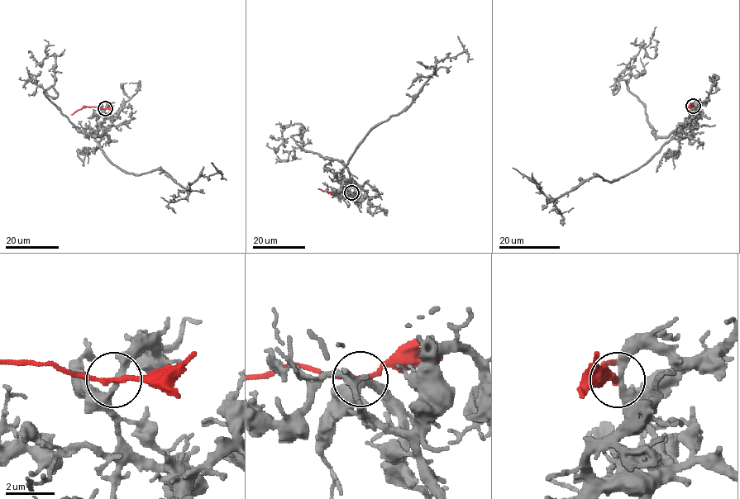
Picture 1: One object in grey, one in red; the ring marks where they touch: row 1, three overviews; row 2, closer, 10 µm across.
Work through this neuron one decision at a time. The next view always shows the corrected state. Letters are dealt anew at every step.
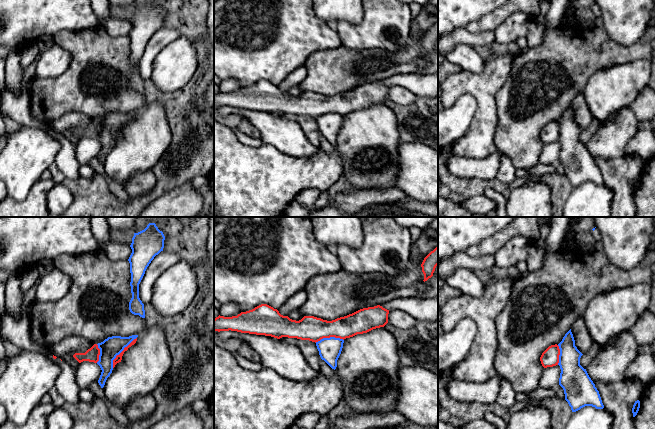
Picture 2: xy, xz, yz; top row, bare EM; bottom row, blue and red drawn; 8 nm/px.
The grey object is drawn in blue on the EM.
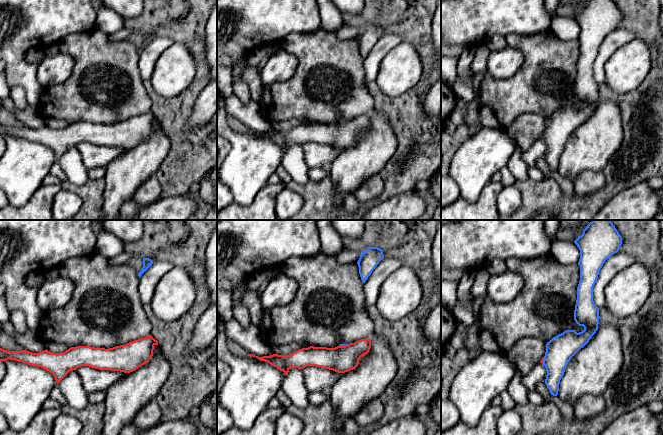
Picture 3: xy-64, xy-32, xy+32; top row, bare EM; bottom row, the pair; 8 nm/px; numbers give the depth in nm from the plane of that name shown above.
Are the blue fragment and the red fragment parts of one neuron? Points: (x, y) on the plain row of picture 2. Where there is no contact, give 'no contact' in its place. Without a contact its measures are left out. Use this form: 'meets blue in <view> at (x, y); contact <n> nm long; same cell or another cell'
meets blue in xy at (120, 128); contact 320 nm long; another cell

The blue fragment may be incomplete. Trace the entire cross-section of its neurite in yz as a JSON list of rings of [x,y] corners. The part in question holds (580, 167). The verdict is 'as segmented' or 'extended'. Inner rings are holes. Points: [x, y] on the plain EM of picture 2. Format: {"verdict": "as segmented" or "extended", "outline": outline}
{"verdict": "as segmented", "outline": [[[571,105],[565,110],[558,122],[560,125],[558,141],[561,145],[559,161],[564,166],[565,176],[572,188],[585,182],[603,185],[604,181],[599,167],[586,145],[580,141],[580,134],[583,130],[575,122]]]}

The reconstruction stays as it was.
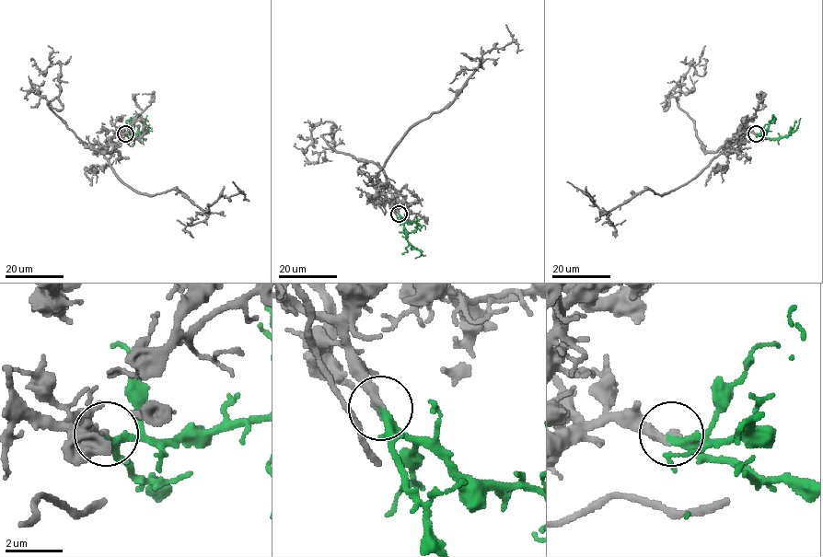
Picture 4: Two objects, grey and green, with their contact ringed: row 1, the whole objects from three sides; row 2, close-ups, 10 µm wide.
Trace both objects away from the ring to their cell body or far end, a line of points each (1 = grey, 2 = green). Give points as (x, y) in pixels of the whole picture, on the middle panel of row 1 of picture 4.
1: (399, 214), (377, 172), (412, 126), (454, 99), (480, 58), (514, 40), (506, 25)
2: (399, 214), (405, 237), (422, 253), (415, 258)

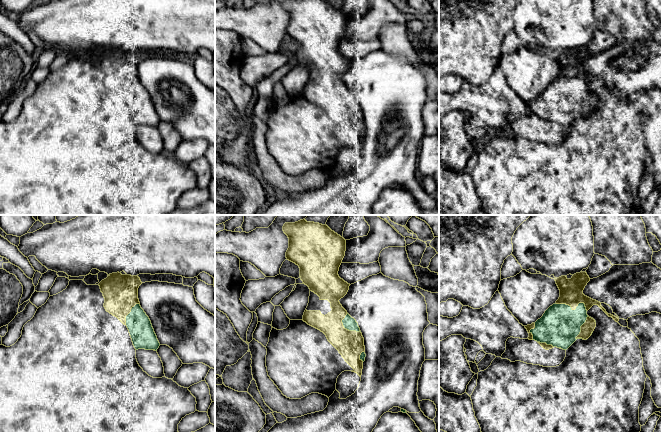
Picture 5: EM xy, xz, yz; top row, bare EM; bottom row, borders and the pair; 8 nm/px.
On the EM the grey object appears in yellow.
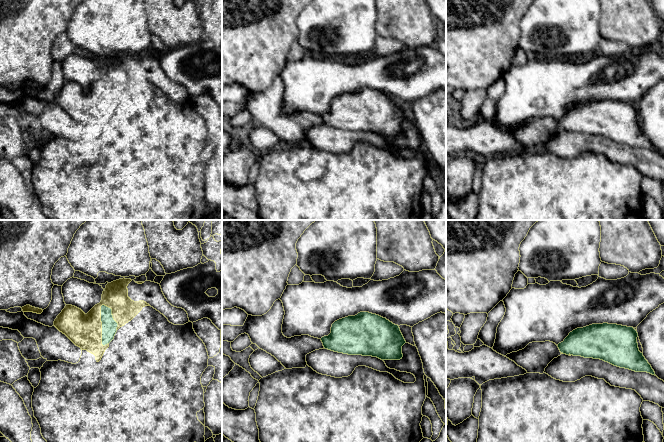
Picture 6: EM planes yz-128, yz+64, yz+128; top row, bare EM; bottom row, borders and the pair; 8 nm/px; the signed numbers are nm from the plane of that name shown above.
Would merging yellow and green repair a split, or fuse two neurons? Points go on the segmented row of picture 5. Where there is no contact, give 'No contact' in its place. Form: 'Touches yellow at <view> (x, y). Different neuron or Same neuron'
Touches yellow at yz (573, 309). Same neuron

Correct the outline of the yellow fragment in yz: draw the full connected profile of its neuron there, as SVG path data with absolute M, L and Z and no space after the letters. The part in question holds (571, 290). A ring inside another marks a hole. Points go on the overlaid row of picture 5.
M586 272L576 273L571 279L561 276L555 281L560 290L560 297L555 304L545 311L540 319L525 326L529 333L529 340L537 341L546 350L554 347L567 350L577 339L587 340L596 327L596 321L587 315L587 311L593 305L598 305L609 317L612 317L616 322L619 321L617 317L608 314L600 302L583 294L585 286L590 281Z

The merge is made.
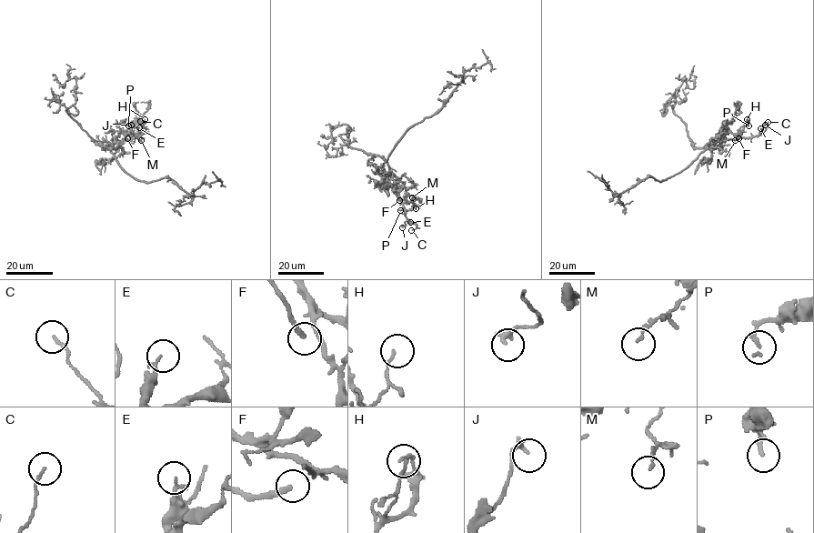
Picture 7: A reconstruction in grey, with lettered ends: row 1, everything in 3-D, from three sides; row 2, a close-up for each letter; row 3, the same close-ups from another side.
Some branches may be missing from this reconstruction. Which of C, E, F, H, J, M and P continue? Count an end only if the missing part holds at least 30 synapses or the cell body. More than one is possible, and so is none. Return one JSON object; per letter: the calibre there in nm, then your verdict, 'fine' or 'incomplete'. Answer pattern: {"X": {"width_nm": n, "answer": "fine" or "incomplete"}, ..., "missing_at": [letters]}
{"C": {"width_nm": 110, "answer": "fine"}, "E": {"width_nm": 160, "answer": "fine"}, "F": {"width_nm": 170, "answer": "incomplete"}, "H": {"width_nm": 100, "answer": "fine"}, "J": {"width_nm": 240, "answer": "fine"}, "M": {"width_nm": 120, "answer": "fine"}, "P": {"width_nm": 170, "answer": "fine"}, "missing_at": ["F"]}

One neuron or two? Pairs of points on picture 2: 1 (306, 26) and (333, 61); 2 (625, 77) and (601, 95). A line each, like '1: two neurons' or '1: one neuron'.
1: two neurons
2: one neuron

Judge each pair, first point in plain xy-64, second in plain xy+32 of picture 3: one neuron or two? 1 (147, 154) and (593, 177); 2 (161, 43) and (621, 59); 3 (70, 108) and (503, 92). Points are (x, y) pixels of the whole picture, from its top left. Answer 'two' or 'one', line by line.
1: two
2: two
3: one

